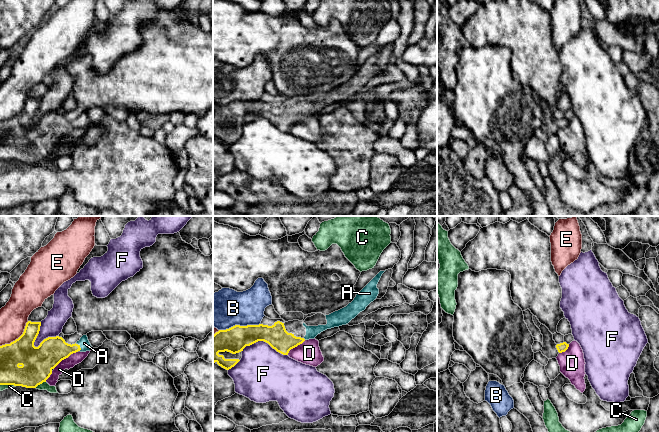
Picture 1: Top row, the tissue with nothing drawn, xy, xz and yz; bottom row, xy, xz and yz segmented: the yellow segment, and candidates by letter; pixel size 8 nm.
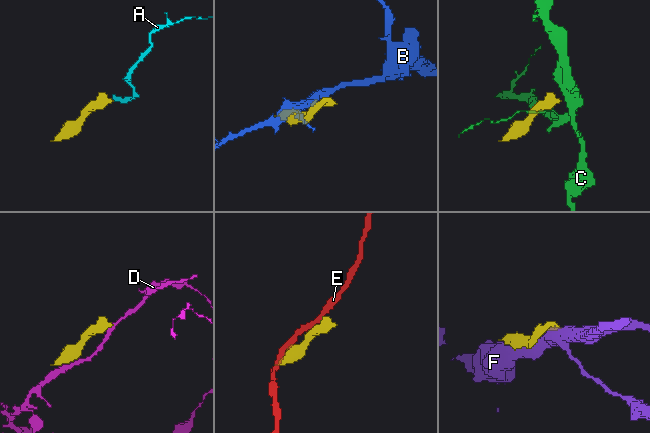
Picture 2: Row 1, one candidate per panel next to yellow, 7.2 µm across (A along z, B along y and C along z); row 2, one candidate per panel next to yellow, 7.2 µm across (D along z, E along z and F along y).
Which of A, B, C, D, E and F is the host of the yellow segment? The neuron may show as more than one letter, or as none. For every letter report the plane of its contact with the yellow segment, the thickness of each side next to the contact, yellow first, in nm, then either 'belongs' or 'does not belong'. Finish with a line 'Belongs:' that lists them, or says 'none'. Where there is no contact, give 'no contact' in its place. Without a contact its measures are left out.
A: meets yellow in xy; 220 nm thick on the yellow side, 90 nm on the other; belongs
B: meets yellow in xz; 200 nm thick on the yellow side, 300 nm on the other; does not belong
C: meets yellow in xy; 260 nm thick on the yellow side, 60 nm on the other; does not belong
D: meets yellow in xy; 260 nm thick on the yellow side, 90 nm on the other; does not belong
E: meets yellow in xy; 260 nm thick on the yellow side, 220 nm on the other; does not belong
F: meets yellow in xy; 260 nm thick on the yellow side, 170 nm on the other; does not belong
Belongs: A

